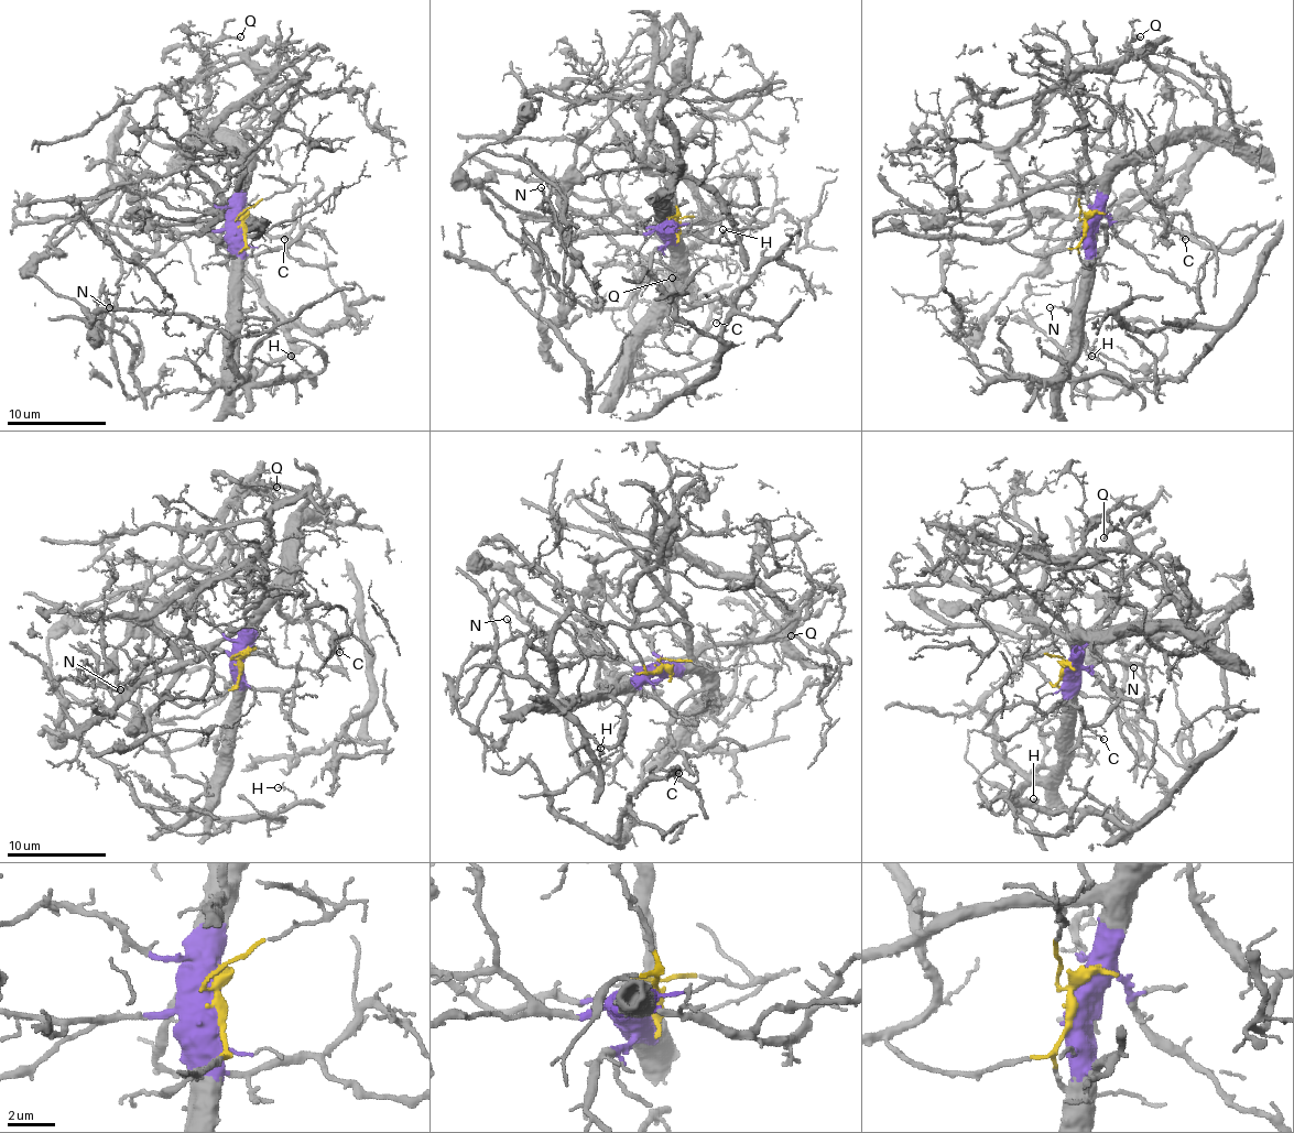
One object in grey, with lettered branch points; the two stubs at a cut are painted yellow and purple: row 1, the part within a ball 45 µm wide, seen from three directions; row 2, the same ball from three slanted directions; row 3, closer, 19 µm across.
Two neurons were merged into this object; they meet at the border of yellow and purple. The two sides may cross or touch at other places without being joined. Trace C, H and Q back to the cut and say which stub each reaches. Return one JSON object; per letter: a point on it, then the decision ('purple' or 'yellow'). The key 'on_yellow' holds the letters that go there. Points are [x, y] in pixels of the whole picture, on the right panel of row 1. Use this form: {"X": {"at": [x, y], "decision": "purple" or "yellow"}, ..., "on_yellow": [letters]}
{"C": {"at": [1185, 239], "decision": "purple"}, "H": {"at": [1091, 356], "decision": "purple"}, "Q": {"at": [1140, 36], "decision": "purple"}, "on_yellow": []}

